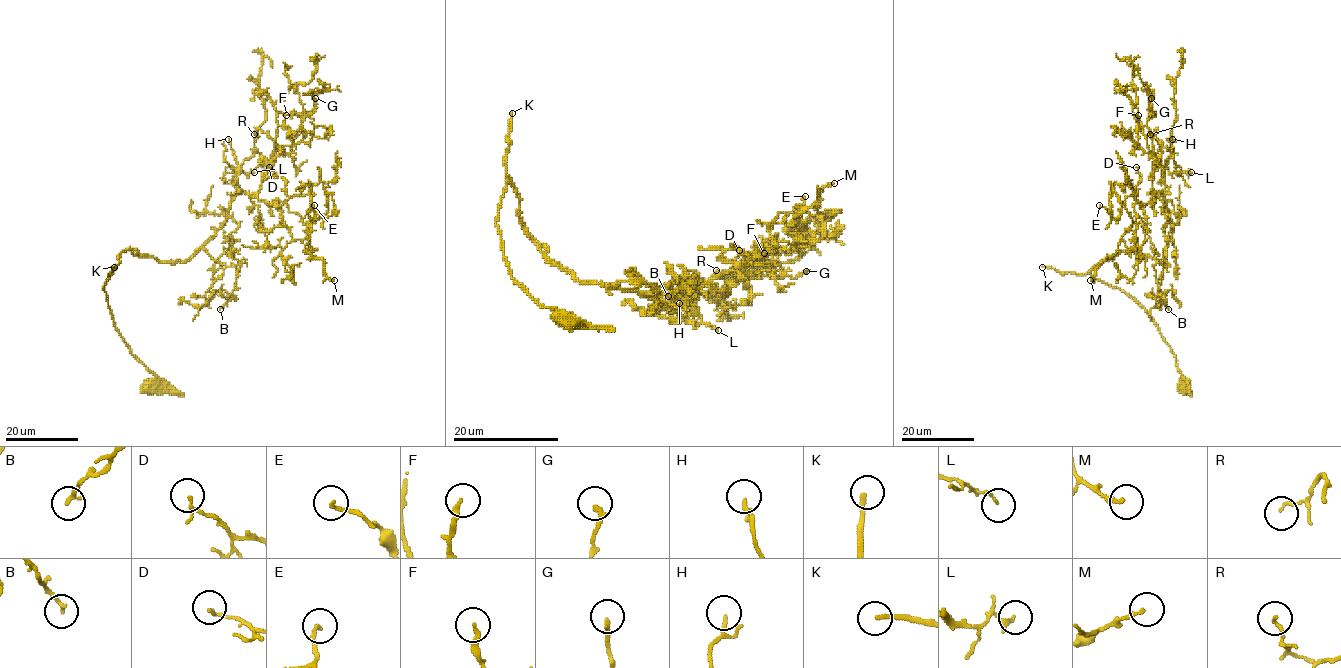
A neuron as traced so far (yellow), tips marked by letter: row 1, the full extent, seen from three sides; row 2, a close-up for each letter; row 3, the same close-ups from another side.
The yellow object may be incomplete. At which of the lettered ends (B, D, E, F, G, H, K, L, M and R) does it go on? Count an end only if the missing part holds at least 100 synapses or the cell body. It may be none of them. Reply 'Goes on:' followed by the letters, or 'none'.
Goes on: K

